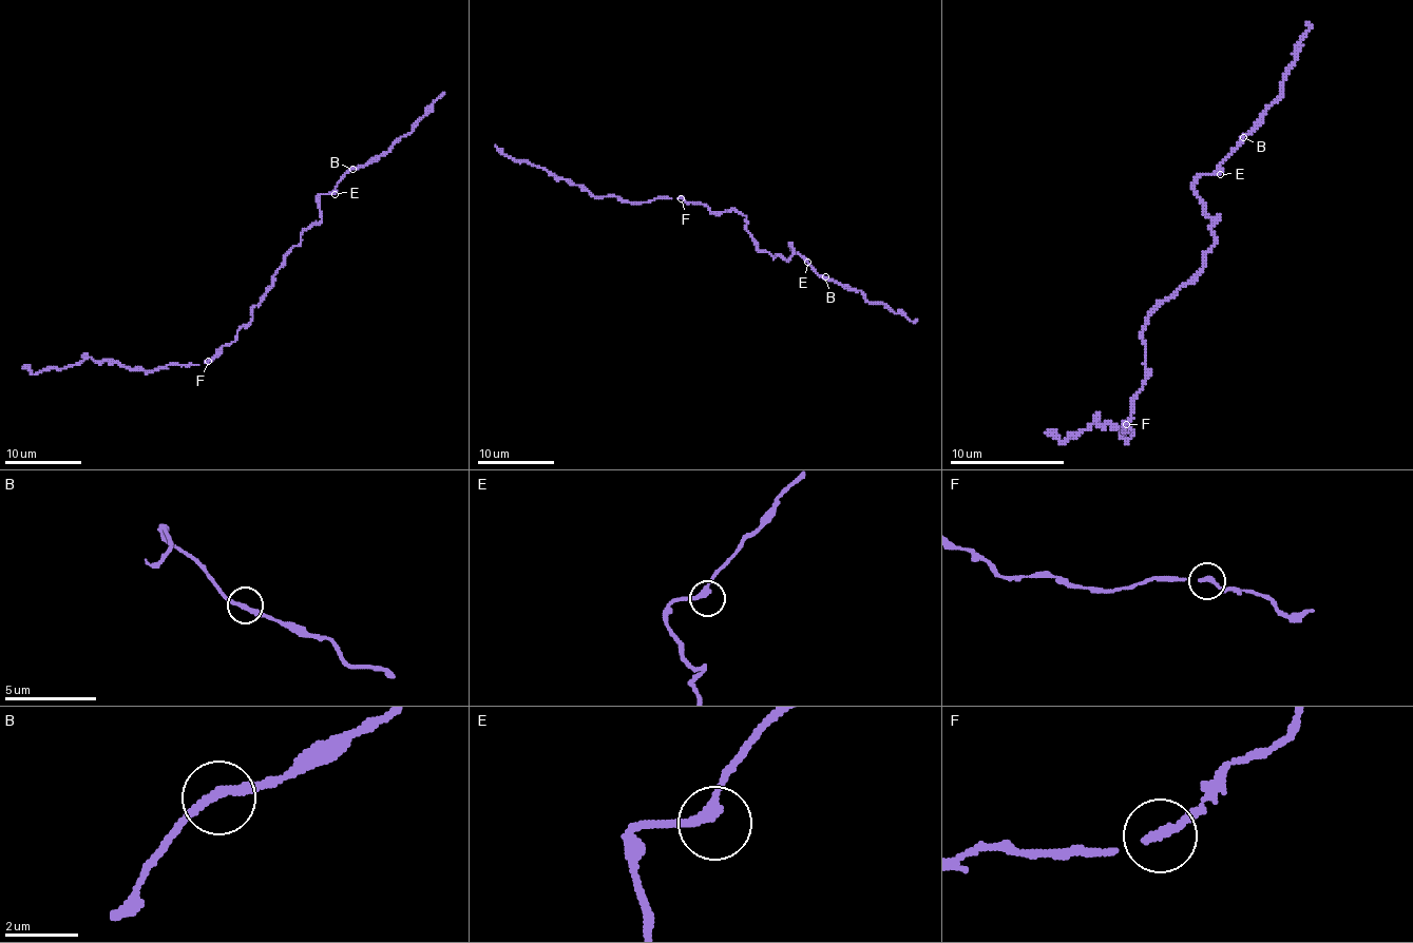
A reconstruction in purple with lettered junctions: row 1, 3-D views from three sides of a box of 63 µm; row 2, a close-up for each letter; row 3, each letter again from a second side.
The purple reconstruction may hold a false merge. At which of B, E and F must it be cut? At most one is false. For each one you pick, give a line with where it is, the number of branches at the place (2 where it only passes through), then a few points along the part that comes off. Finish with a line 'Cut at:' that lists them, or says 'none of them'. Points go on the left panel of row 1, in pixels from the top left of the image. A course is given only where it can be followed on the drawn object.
Cut at: none of them

